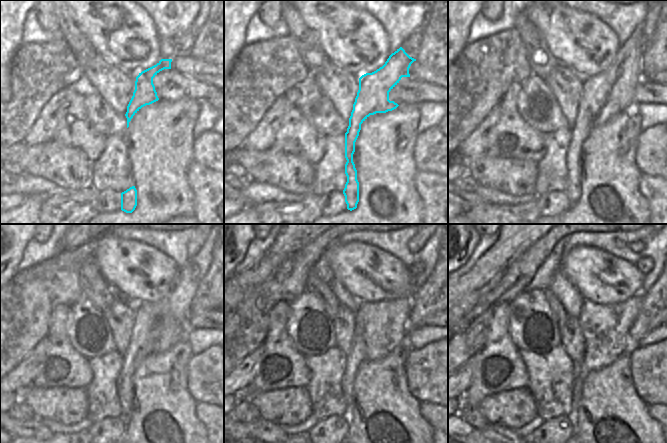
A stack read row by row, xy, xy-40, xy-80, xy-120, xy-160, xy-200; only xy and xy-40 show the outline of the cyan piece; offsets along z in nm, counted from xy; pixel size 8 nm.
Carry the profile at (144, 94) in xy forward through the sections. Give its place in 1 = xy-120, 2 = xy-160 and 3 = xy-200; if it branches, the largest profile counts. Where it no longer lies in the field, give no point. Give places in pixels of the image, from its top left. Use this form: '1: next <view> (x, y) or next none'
1: next xy-120 (147, 315)
2: next xy-160 (357, 356)
3: next xy-200 (637, 246)

